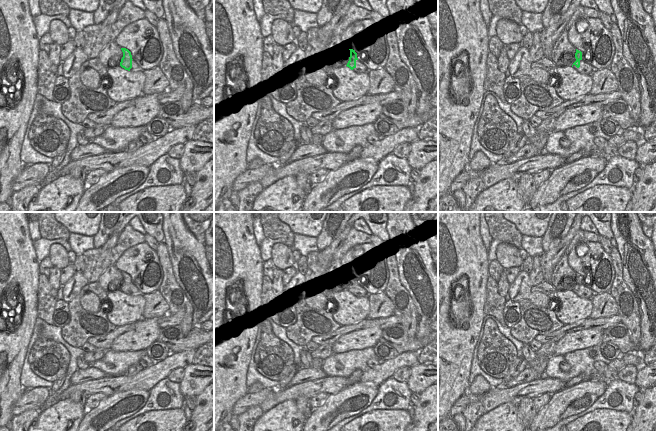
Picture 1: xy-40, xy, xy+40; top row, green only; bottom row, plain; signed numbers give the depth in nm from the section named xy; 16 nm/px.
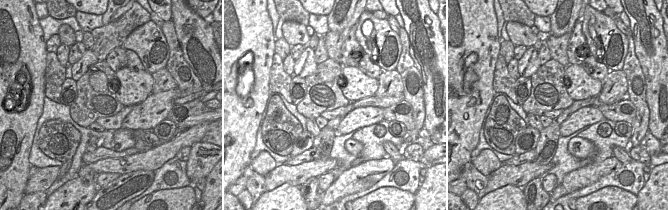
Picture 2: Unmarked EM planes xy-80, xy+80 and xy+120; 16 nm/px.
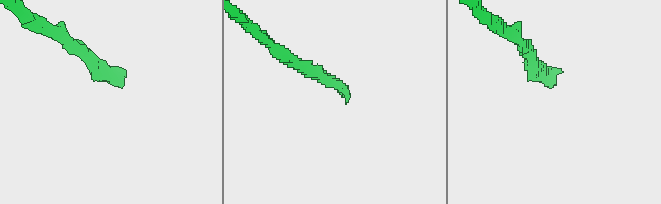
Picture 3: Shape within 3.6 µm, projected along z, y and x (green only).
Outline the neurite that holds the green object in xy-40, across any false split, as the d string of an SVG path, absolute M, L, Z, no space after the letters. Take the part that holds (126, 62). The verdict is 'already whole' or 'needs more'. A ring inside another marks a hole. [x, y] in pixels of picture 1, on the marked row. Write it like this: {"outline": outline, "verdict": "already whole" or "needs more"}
{"outline": "M121 48L123 57L120 66L128 71L140 71L139 65L132 59L131 52L126 48Z", "verdict": "needs more"}

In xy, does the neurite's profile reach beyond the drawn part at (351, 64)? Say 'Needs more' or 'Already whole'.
Needs more.

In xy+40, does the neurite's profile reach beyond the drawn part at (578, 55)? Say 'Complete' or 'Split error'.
Split error.

